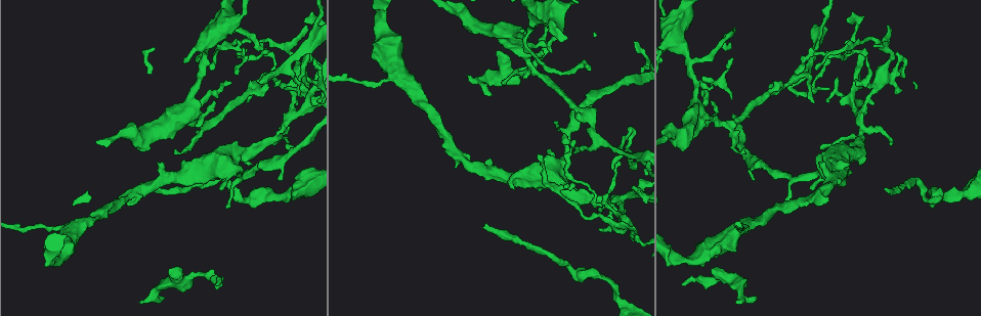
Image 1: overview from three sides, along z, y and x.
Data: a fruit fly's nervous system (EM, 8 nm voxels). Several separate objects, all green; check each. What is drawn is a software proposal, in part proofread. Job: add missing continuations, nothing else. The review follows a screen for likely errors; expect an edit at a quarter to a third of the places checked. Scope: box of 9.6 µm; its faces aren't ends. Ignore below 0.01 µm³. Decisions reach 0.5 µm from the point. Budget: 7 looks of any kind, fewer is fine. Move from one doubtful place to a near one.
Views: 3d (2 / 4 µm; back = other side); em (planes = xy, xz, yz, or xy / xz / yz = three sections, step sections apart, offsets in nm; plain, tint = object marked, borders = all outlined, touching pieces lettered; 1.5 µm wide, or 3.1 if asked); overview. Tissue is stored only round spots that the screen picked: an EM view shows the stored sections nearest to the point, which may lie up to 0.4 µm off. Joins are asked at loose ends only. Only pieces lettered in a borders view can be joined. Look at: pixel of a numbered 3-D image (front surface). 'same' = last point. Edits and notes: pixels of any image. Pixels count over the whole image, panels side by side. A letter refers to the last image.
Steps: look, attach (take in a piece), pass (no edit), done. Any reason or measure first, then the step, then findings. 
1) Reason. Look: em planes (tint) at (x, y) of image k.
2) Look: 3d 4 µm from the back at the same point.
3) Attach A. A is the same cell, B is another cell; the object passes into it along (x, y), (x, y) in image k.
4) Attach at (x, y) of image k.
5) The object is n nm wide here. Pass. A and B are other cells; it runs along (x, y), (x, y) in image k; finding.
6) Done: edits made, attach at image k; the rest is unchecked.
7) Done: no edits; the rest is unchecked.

Branch stops here. Look: em xy step 4 (borders) at (735, 302) of image 1.

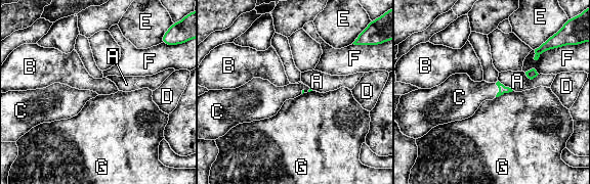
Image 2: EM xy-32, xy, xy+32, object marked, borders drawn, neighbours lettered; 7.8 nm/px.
Look: em planes (borders) at the same point.

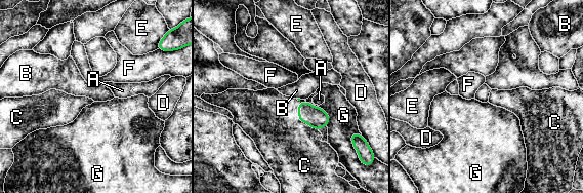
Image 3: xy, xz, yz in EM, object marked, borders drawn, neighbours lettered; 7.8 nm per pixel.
Attach C. C is the same cell, A, B, D, E, F and G are other cells; the neuron continues.

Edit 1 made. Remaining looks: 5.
See it whole again. Look: overview.

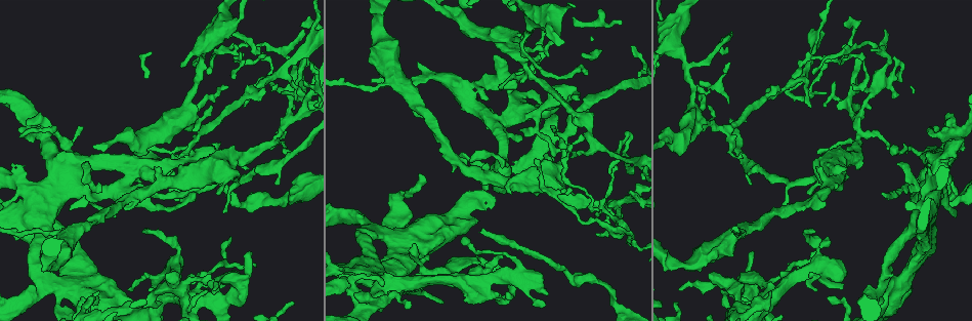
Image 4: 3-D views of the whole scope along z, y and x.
Tapers out. Look: 3d 4 µm at (621, 23) of image 4.

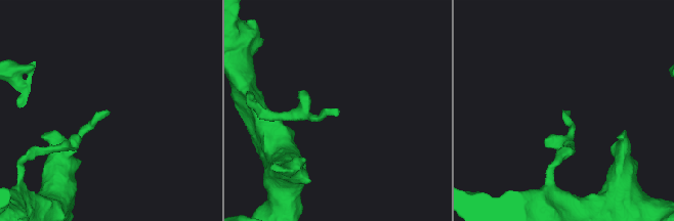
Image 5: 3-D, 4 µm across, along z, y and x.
Look: em planes (borders) at (110, 112) of image 5.

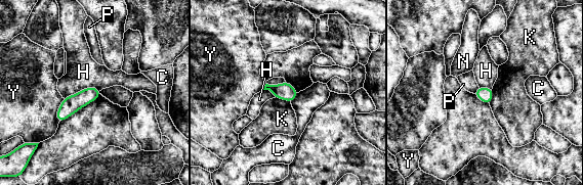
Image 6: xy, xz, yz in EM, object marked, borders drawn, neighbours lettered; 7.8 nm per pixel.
Pass. C, H, K, N, P and Y are other cells; a border runs along (297, 93), (297, 96), (291, 102) in image 6; no lettered piece goes on from it.

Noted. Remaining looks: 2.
An open end. Look: em planes (borders) at (578, 100) of image 4.

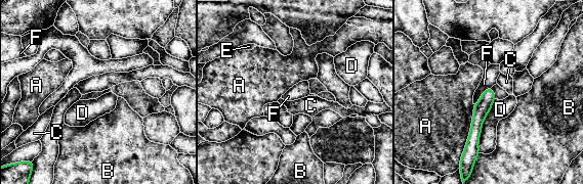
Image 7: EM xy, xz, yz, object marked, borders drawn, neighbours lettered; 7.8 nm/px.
The object is 130 nm wide here. Pass. A, B, C, D, E and F are other cells; it runs along (490, 90), (479, 116), (470, 151) in image 7; no lettered piece goes on from it.

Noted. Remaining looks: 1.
Done: edits made, attach at image 3; the rest is unchecked.

